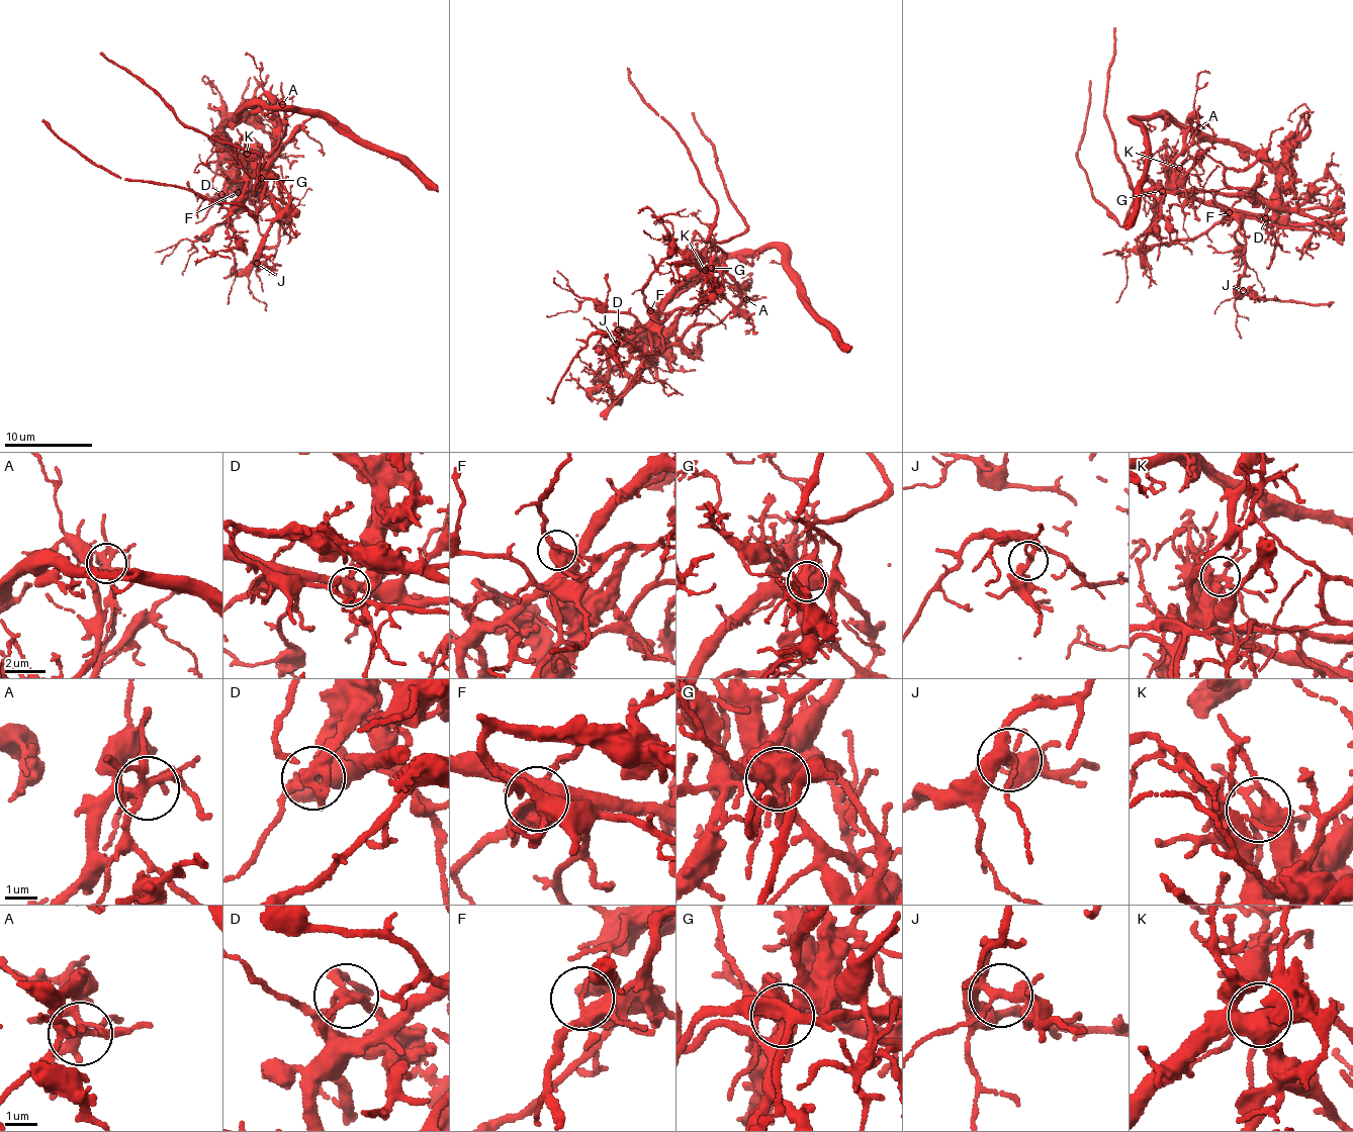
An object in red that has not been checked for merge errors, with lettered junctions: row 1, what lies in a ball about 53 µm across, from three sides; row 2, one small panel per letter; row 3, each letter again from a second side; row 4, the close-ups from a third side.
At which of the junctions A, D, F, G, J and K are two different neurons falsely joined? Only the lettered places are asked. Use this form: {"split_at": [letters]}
{"split_at": ["A", "D", "F", "G"]}

